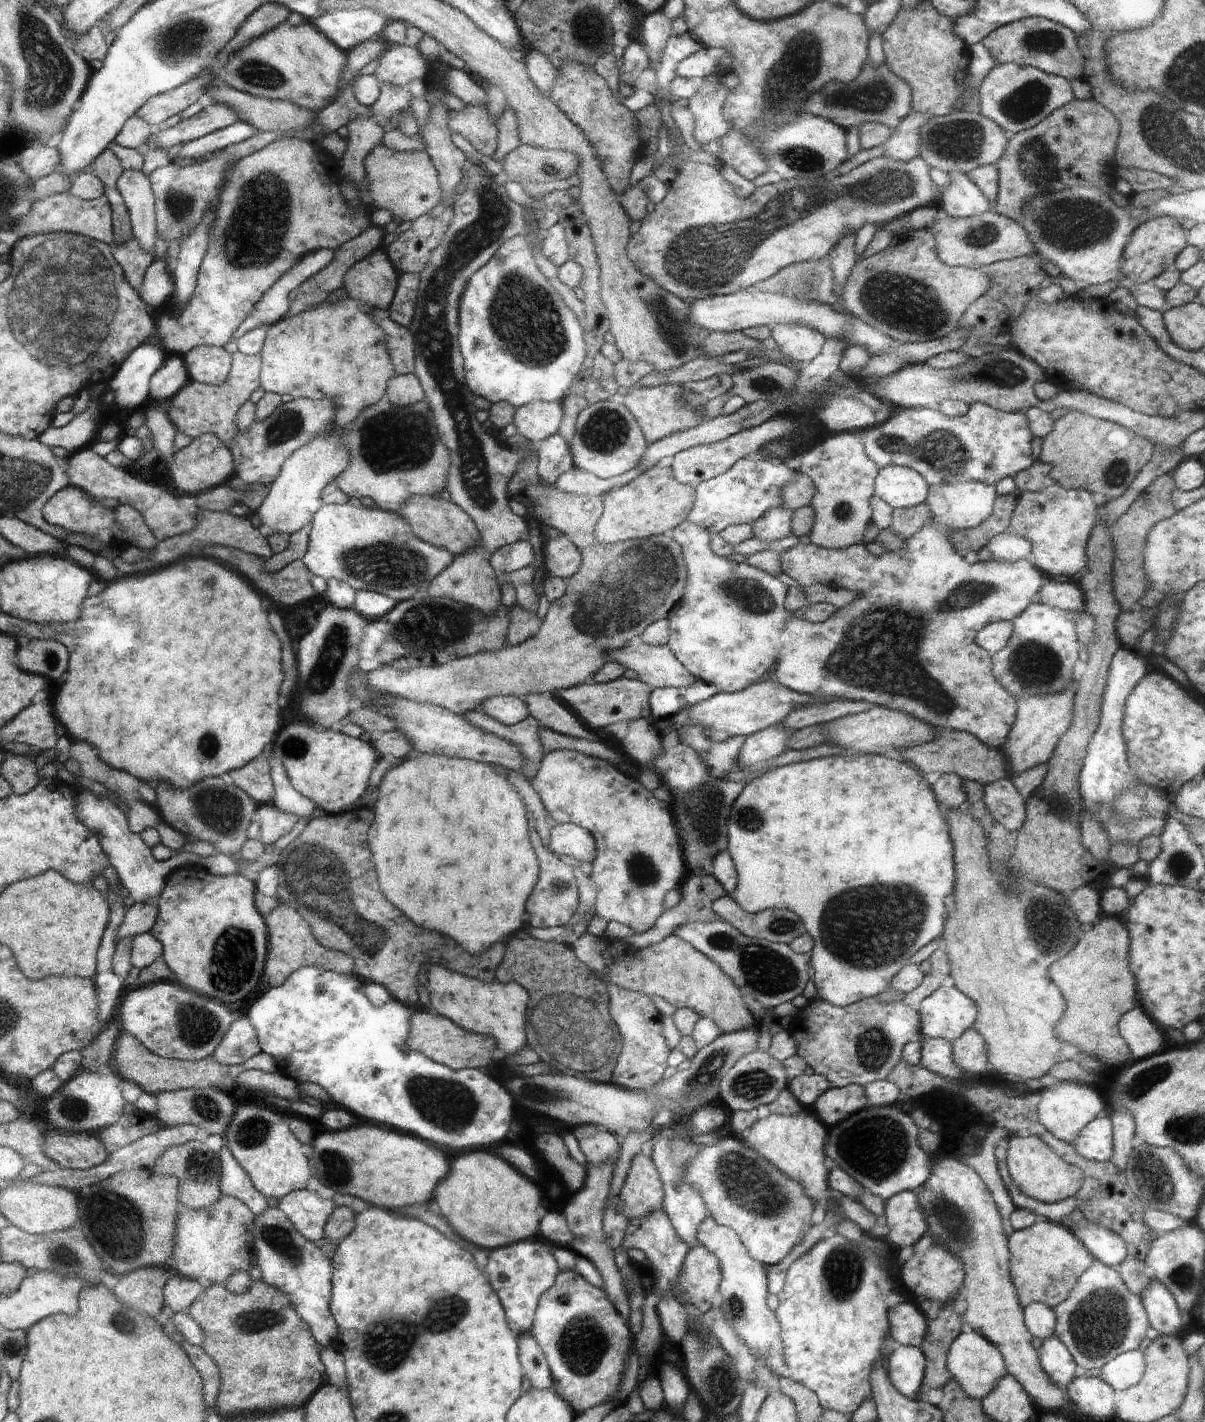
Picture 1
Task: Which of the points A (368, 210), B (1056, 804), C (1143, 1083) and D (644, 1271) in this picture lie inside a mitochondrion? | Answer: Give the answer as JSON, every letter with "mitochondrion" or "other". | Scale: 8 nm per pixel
{"A":"other","B":"mitochondrion","C":"mitochondrion","D":"other"}

